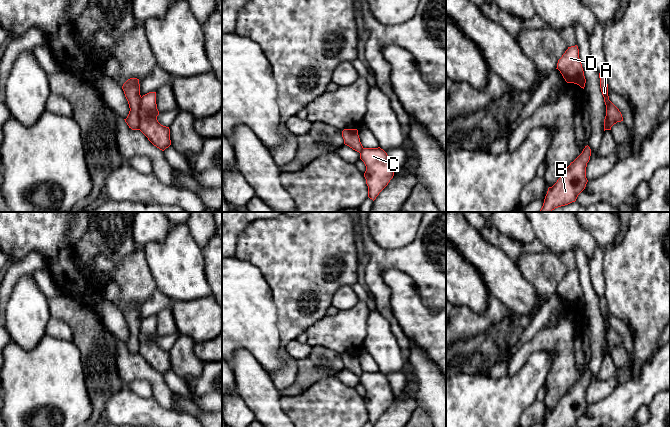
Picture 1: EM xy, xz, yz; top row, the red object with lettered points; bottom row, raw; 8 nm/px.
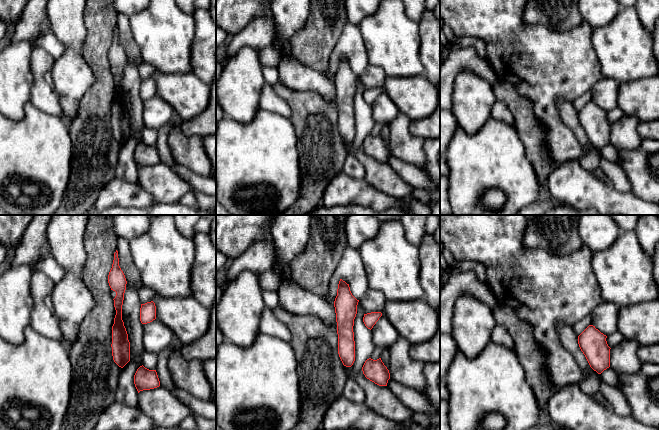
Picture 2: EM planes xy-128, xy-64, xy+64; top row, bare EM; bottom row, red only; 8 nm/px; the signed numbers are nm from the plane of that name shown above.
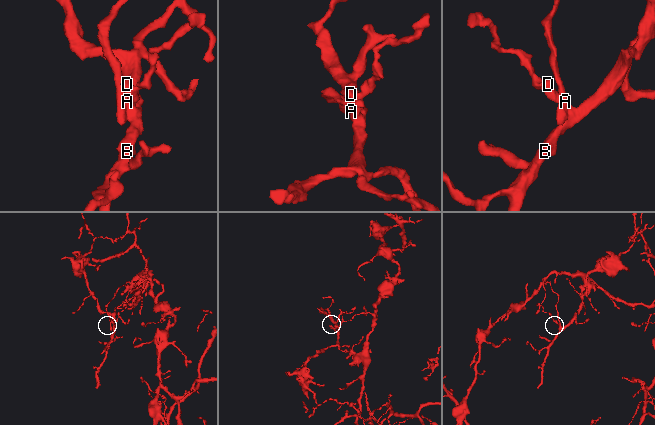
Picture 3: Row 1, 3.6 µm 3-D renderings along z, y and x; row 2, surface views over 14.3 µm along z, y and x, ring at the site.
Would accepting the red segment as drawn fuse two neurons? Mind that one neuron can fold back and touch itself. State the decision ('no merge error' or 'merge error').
merge error

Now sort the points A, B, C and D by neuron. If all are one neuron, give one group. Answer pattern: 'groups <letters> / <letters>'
groups A / B C D

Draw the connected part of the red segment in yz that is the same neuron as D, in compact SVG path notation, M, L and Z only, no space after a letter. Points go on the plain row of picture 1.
M571 270L558 284L557 292L567 307L574 307L584 313L586 303L579 282L578 270Z

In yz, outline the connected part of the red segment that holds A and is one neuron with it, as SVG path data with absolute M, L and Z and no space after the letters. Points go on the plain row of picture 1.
M604 296L599 297L599 302L600 302L600 312L602 319L604 321L604 326L606 329L606 334L607 334L607 329L609 327L609 320L608 320L608 308L607 308L607 302Z

